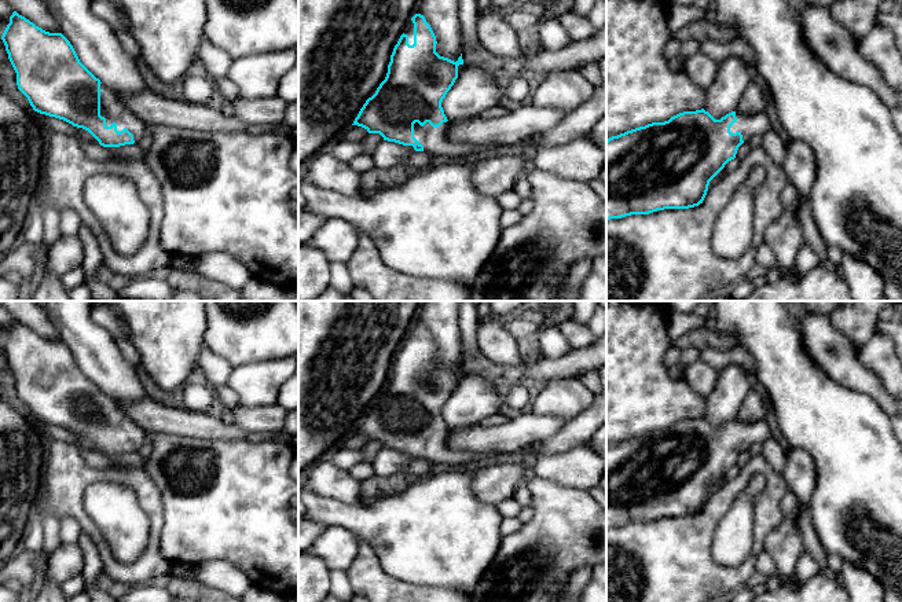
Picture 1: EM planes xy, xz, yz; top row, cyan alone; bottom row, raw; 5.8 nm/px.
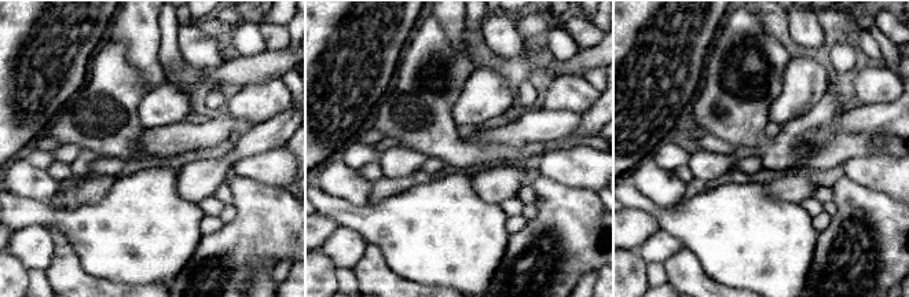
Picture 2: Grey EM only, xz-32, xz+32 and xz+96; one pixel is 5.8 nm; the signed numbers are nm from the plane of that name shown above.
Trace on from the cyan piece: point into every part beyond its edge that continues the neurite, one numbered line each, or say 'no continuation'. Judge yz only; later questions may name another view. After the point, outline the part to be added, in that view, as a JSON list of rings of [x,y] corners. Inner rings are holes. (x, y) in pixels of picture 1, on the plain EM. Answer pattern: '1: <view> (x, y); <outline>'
1: yz (756, 432); [[[736,418],[737,429],[732,433],[730,440],[740,440],[744,451],[748,451],[754,444],[763,444],[770,436],[770,427],[764,421],[744,423]]]

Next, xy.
1: xy (222, 499); [[[100,392],[100,423],[106,426],[107,434],[116,430],[118,440],[126,436],[133,443],[135,451],[147,440],[153,443],[153,452],[147,458],[144,471],[162,495],[161,553],[166,559],[177,564],[224,559],[243,570],[252,586],[267,592],[289,597],[298,591],[298,524],[290,518],[290,500],[298,491],[298,482],[289,473],[296,455],[293,445],[268,440],[250,443],[150,434],[132,422],[104,392]]]

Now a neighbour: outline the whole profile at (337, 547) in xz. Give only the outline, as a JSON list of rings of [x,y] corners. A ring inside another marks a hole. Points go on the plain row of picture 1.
[[[341,526],[327,528],[309,553],[323,559],[330,570],[348,570],[358,554],[358,537]]]

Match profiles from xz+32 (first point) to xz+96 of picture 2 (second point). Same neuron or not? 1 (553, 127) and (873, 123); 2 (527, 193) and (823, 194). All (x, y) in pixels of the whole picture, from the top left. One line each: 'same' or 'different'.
1: same
2: same

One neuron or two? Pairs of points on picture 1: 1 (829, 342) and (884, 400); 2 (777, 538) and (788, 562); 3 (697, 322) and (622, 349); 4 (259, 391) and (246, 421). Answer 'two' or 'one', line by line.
1: one
2: one
3: two
4: two

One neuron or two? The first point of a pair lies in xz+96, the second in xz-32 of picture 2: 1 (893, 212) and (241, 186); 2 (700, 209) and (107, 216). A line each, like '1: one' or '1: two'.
1: one
2: one

